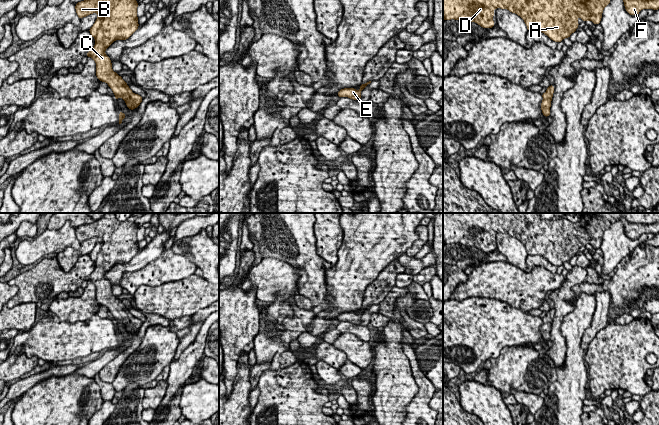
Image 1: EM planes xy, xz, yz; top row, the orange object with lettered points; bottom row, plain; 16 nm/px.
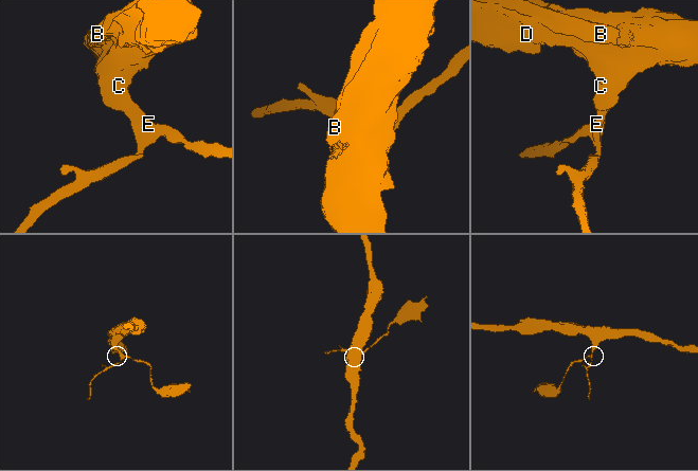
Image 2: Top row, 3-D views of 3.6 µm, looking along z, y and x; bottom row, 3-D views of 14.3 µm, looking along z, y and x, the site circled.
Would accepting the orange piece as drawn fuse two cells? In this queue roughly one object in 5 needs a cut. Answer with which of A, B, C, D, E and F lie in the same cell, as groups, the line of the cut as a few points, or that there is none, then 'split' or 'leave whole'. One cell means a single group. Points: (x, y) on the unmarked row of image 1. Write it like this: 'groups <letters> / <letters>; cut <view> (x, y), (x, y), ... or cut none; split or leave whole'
groups A B C D E F; cut none; leave whole

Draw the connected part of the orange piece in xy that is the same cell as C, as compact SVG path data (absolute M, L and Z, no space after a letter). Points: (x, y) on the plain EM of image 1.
M105 213L99 220L76 227L77 240L82 243L97 237L98 241L89 253L95 262L94 271L86 278L96 287L96 300L106 306L115 318L115 324L122 322L126 330L136 333L143 322L132 316L127 307L112 294L111 283L105 274L116 264L128 263L139 251L138 226L131 221L119 221L114 213Z

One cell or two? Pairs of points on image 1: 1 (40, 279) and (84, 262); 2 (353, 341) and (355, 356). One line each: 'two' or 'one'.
1: one
2: one

